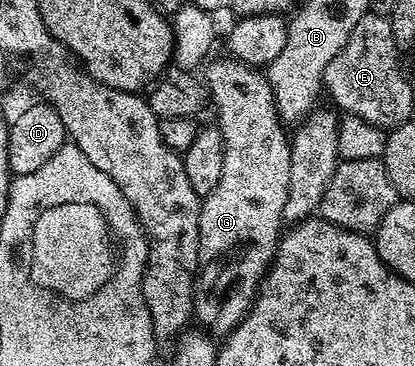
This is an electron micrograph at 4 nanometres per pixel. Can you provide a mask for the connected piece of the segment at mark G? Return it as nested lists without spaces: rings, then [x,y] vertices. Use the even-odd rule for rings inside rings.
[[[224,56],[221,62],[209,61],[206,66],[208,78],[206,77],[206,89],[210,95],[211,105],[216,105],[216,118],[218,129],[222,136],[224,145],[224,159],[222,160],[222,177],[218,180],[218,188],[214,192],[203,195],[200,203],[200,223],[198,224],[198,264],[196,265],[196,308],[194,318],[207,333],[213,336],[227,336],[232,333],[234,327],[240,323],[250,312],[250,308],[256,303],[256,295],[260,292],[260,283],[264,281],[269,266],[272,265],[272,257],[276,255],[276,244],[282,237],[280,224],[285,221],[283,208],[287,202],[287,193],[290,187],[290,162],[291,162],[291,141],[289,131],[286,132],[285,123],[282,121],[279,112],[276,110],[275,96],[272,94],[272,86],[267,77],[259,69],[245,66],[243,62],[237,62],[231,56]]]

